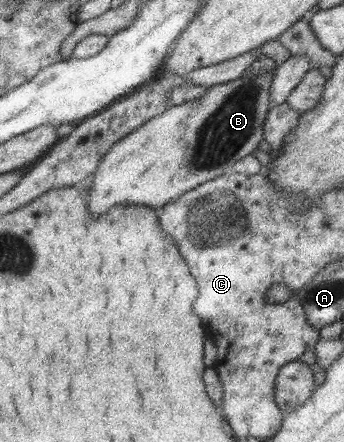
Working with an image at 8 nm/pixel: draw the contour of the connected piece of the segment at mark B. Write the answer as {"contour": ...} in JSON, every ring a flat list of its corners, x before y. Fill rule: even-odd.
{"contour":[[273,72,258,73,251,77,243,74,234,80,212,85,198,99,170,105,146,122,117,140,99,160,96,172,88,184,87,209,91,215,106,212,115,204,132,204,162,208,167,202,182,196,198,184,230,172,232,164,252,154,263,139,263,124,269,109,270,85]]}

